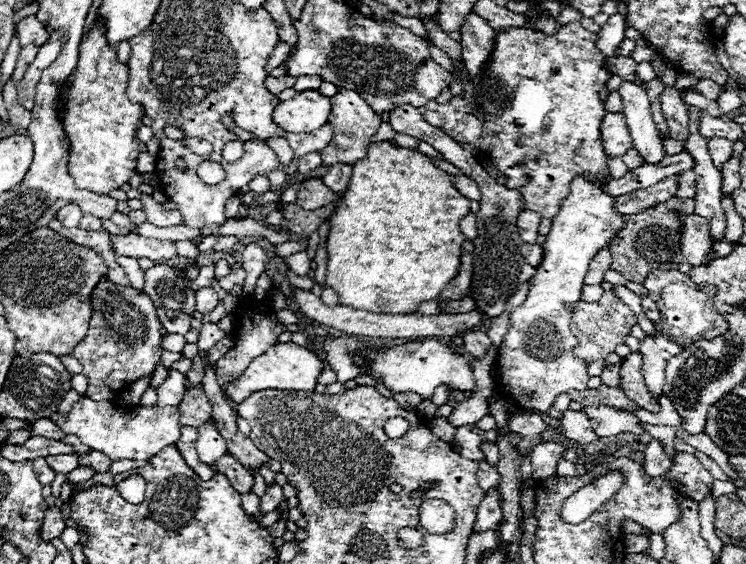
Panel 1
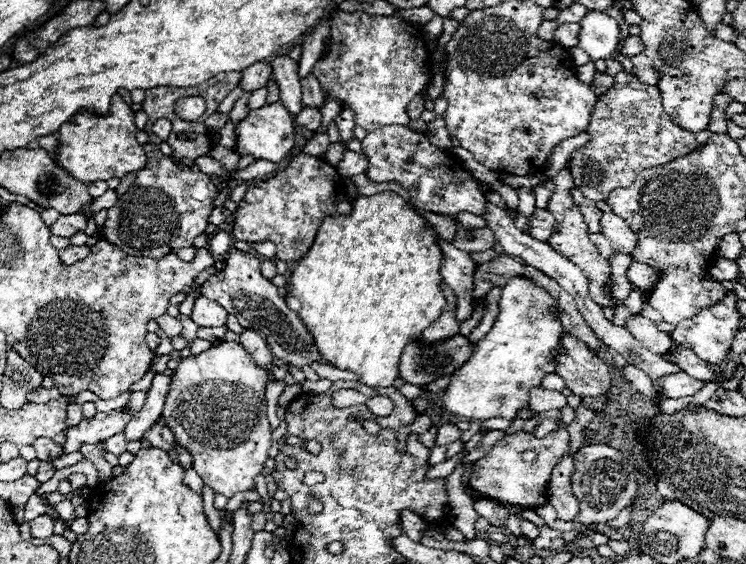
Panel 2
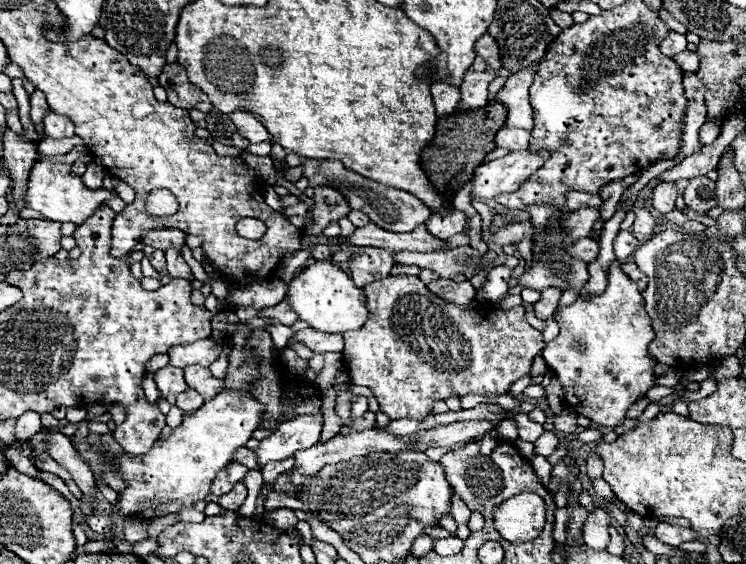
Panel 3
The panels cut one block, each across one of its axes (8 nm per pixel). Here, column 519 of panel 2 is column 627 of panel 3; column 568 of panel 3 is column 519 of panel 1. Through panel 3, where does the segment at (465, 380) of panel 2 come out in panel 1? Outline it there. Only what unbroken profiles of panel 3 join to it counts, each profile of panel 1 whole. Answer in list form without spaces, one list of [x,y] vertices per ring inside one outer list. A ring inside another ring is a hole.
[[[574,178],[570,194],[564,198],[560,212],[552,218],[544,258],[536,266],[526,300],[510,314],[510,328],[498,348],[494,364],[494,380],[528,412],[548,412],[558,394],[588,388],[588,362],[572,354],[578,338],[570,330],[570,320],[572,306],[580,300],[590,260],[624,226],[622,216],[614,212],[612,204],[614,198],[604,194],[598,182]]]

